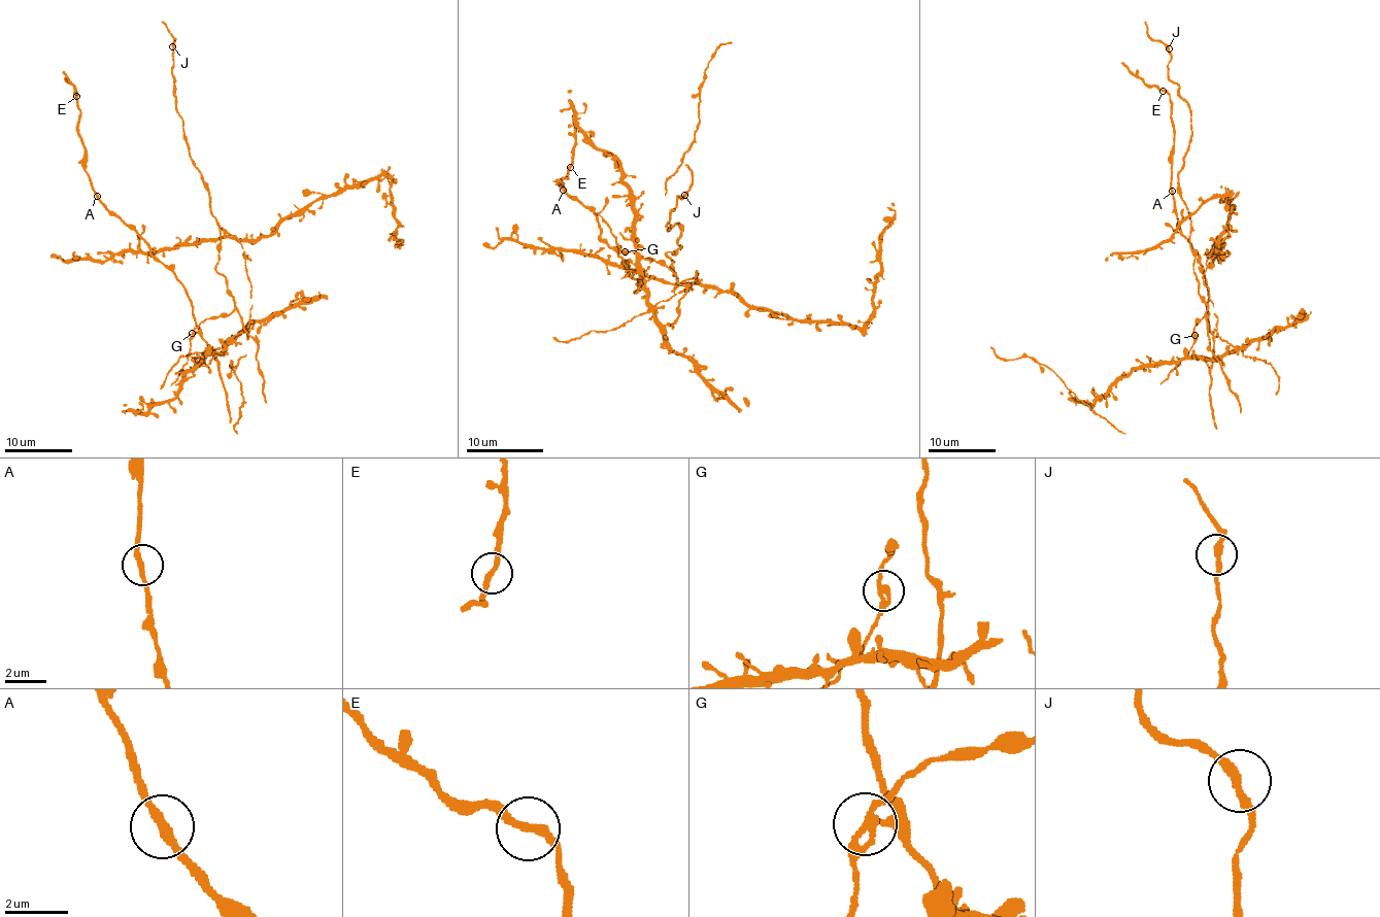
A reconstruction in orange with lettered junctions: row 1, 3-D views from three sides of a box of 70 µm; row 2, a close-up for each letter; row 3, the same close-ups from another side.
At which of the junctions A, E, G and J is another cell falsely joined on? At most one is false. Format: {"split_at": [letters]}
{"split_at": []}

